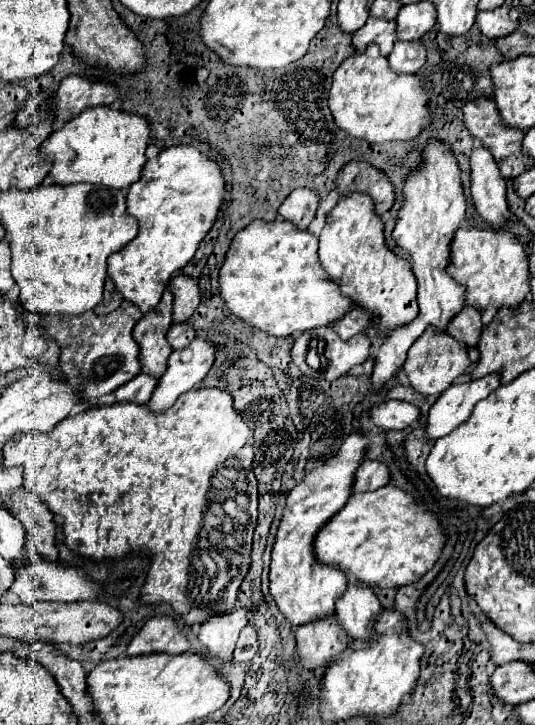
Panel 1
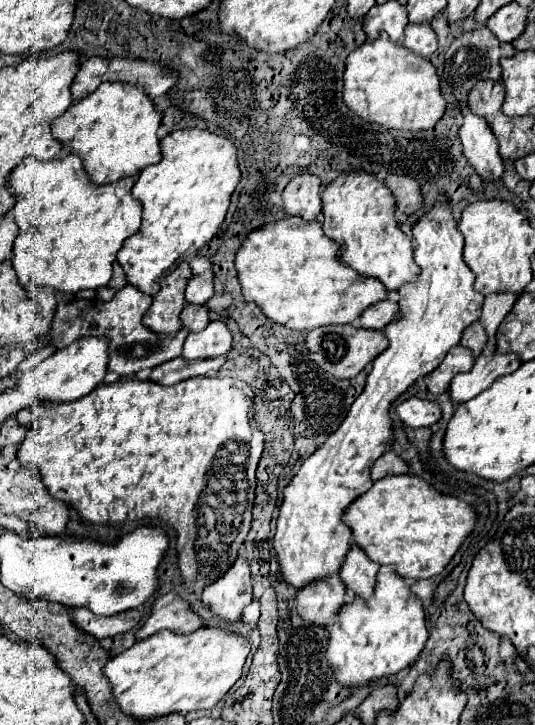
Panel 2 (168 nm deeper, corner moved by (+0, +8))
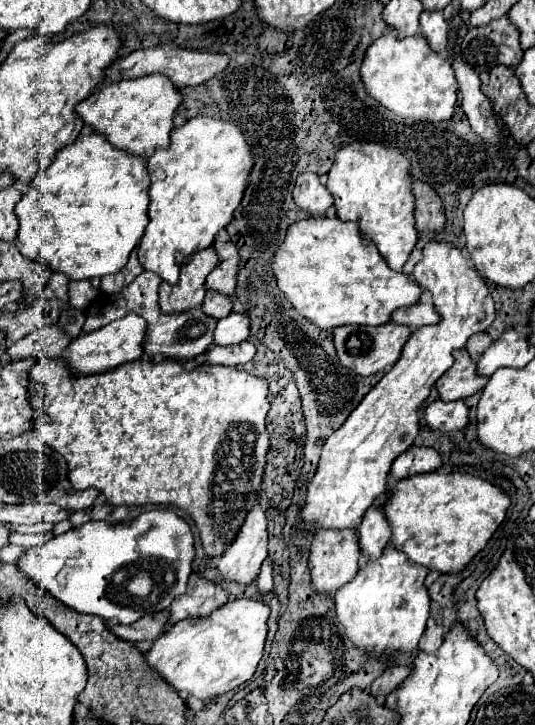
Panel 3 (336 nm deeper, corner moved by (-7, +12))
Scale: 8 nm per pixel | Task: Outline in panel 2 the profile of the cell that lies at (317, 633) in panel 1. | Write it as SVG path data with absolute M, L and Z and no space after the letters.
M336 574L332 580L320 580L320 584L308 584L308 588L302 588L296 596L296 610L302 620L326 628L344 606L344 594L346 588Z

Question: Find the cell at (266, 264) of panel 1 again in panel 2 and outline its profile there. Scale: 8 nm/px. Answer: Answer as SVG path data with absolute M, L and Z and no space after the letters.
M288 216L270 224L264 224L256 230L252 230L240 244L236 252L236 272L238 282L242 286L242 294L246 302L254 302L266 318L270 318L276 324L282 324L290 330L306 330L324 326L324 324L350 324L354 322L364 308L368 308L374 302L380 302L386 298L386 290L380 284L380 280L360 276L356 270L344 266L336 258L338 246L332 242L318 222L306 222L298 216Z

